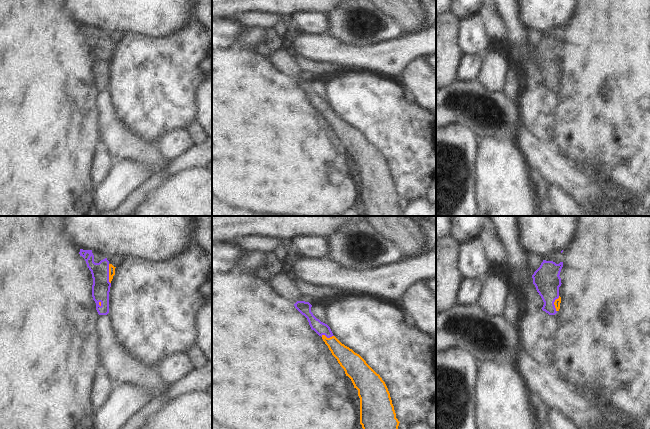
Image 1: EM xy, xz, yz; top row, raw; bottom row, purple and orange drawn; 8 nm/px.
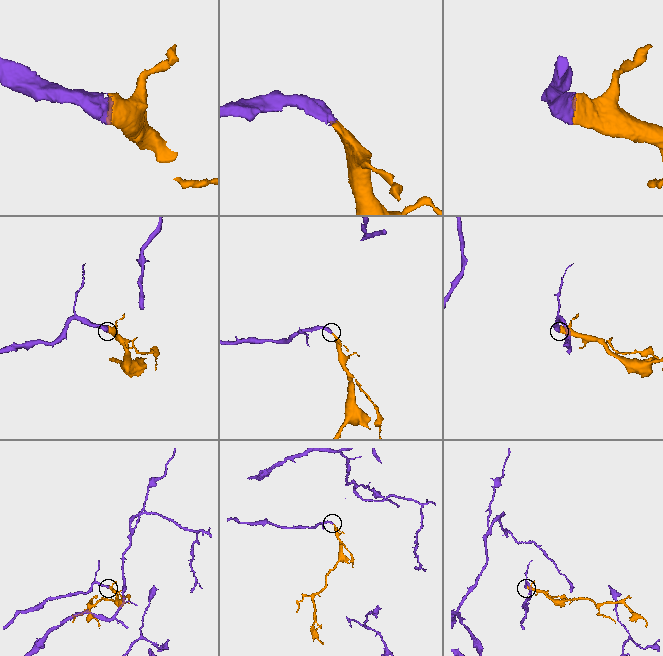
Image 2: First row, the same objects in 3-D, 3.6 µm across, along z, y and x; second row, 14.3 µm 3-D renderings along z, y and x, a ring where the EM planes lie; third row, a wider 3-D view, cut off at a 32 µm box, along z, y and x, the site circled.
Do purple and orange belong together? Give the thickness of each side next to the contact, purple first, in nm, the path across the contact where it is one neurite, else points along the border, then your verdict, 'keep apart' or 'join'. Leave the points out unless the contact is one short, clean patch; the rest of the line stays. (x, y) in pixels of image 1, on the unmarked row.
calibres 140 and 50 nm; way xy (101, 62), (101, 57), (108, 50), (111, 44); join

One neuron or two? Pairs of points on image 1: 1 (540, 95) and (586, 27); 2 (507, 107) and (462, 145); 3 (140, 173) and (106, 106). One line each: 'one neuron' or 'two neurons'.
1: two neurons
2: two neurons
3: two neurons

